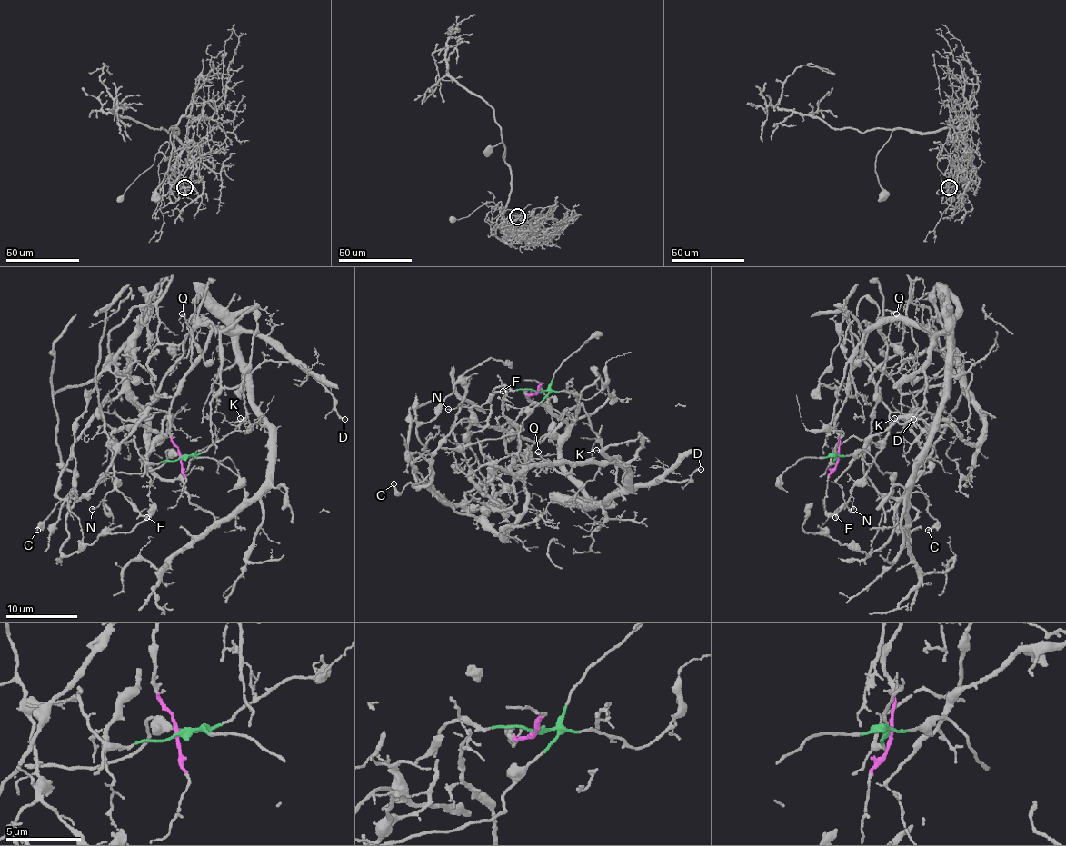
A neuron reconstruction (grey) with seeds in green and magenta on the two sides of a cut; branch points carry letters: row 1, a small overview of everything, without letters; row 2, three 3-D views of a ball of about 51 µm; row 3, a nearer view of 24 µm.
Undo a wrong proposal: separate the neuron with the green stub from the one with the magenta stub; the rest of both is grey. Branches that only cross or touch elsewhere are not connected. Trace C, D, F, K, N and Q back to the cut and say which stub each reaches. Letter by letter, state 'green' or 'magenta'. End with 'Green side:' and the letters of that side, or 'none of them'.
C: green
D: magenta
F: green
K: magenta
N: green
Q: magenta
Green side: C, F, N

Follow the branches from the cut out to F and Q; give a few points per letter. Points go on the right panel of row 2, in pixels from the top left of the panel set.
F: (837, 457), (833, 462), (831, 453), (850, 437), (856, 435), (865, 441), (865, 477), (835, 516)
Q: (837, 457), (835, 414), (842, 403), (850, 370), (861, 352), (865, 335), (898, 314), (900, 323), (896, 314)

